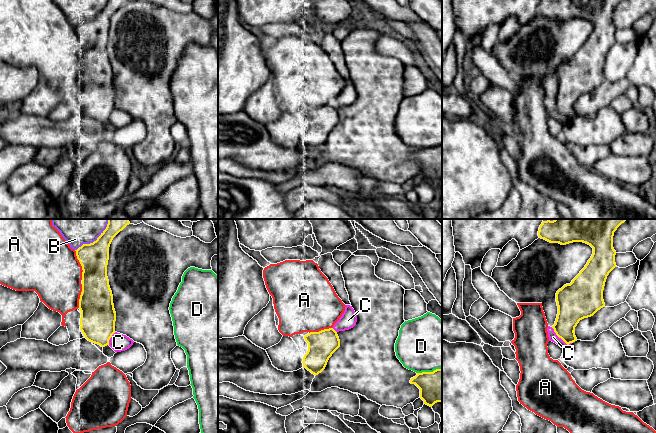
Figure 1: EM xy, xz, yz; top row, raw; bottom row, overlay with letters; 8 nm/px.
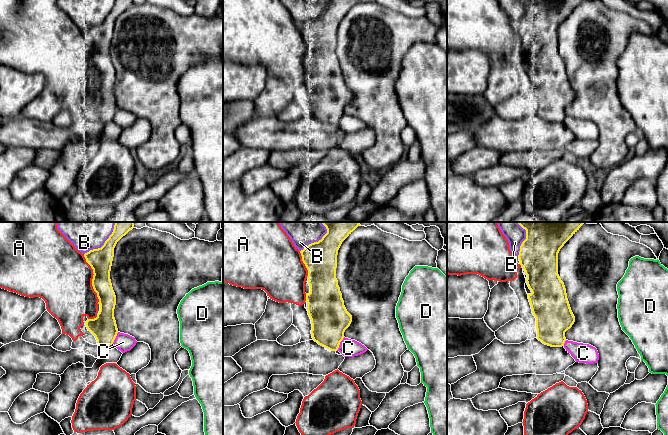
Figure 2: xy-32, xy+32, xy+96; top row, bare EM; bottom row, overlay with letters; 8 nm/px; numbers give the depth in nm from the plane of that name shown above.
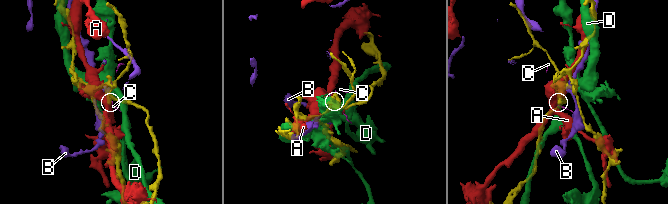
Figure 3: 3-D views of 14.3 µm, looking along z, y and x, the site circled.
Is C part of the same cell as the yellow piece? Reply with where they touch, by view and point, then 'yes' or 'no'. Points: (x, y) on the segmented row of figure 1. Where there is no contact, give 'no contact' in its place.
contact yz (561, 338); no

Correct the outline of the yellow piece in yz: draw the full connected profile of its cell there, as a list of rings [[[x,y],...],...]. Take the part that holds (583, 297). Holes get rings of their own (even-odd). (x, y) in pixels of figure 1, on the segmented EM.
[[[554,219],[543,221],[539,227],[538,236],[550,243],[566,245],[573,242],[583,242],[593,248],[593,254],[585,267],[572,280],[556,293],[558,314],[552,326],[556,335],[567,345],[577,341],[575,327],[580,320],[593,316],[605,307],[603,290],[609,273],[616,267],[613,248],[613,236],[617,228],[627,219]]]

